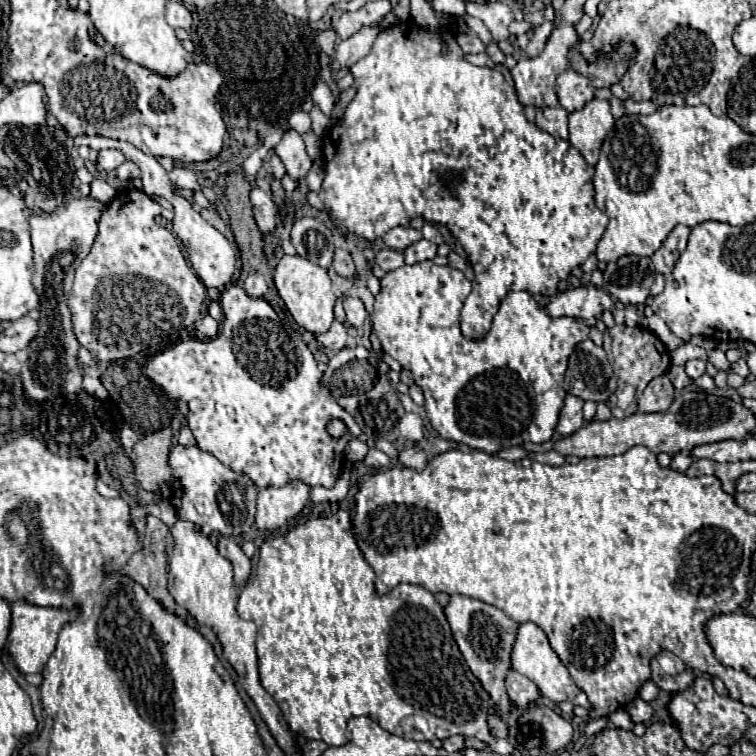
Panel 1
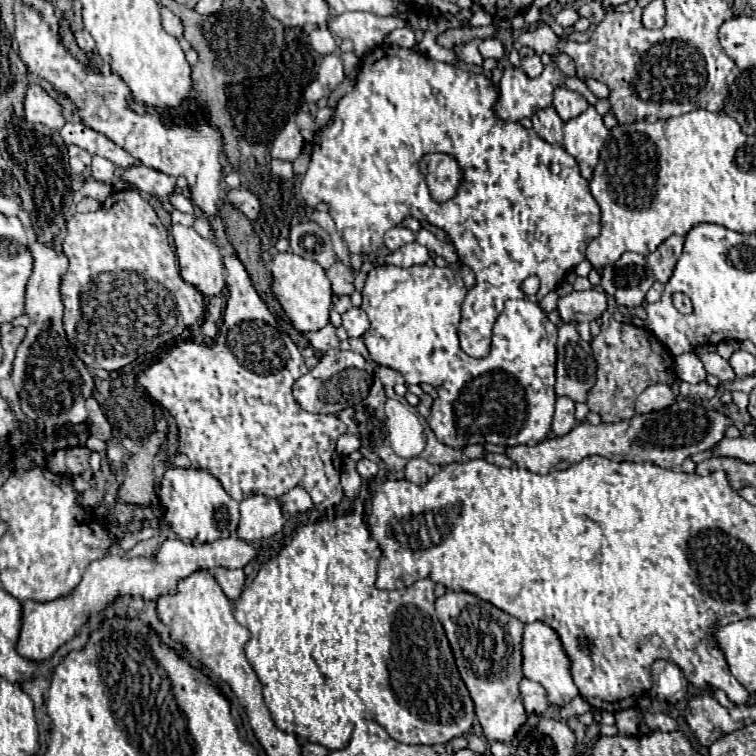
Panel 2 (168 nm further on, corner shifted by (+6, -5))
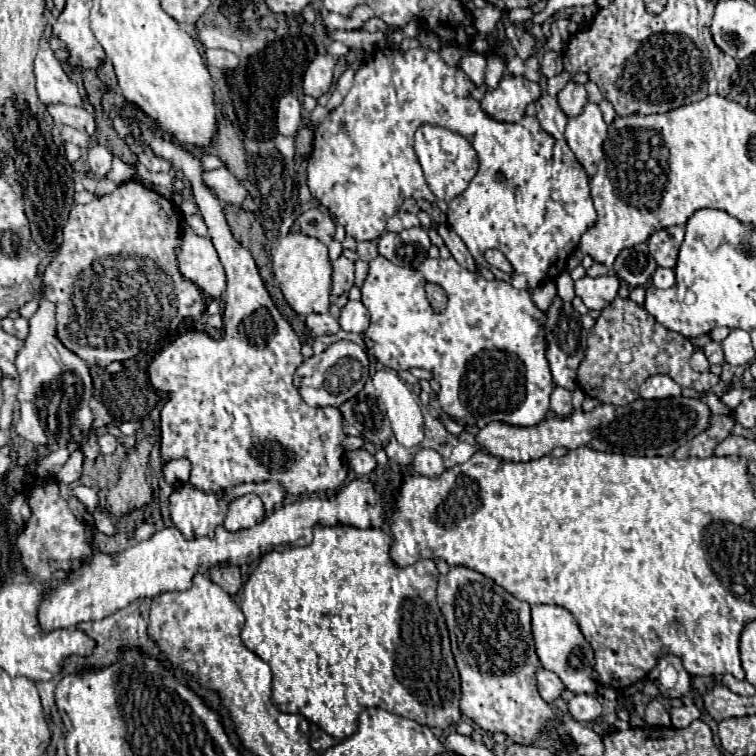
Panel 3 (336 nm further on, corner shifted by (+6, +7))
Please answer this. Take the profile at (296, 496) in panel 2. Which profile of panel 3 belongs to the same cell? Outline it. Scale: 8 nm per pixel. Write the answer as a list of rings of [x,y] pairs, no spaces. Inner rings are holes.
[[[263,482],[263,484],[241,484],[241,486],[235,486],[235,488],[231,488],[225,494],[225,500],[237,498],[237,496],[243,496],[243,494],[249,494],[249,492],[257,494],[263,500],[263,506],[265,506],[267,514],[271,514],[287,498],[287,492],[285,492],[285,488],[281,488],[281,484]]]

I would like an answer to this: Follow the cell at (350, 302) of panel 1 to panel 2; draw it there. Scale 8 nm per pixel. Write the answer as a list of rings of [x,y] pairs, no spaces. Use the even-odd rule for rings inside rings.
[[[351,308],[343,314],[343,328],[347,330],[349,338],[359,338],[369,328],[367,314],[361,308]]]

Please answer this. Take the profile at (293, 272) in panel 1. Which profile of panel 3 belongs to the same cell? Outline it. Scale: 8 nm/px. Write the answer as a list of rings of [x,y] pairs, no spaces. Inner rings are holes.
[[[291,232],[279,240],[271,260],[273,260],[273,274],[279,282],[279,288],[287,304],[297,314],[301,316],[325,314],[329,310],[331,260],[327,256],[327,248],[317,238],[309,238],[301,232]]]

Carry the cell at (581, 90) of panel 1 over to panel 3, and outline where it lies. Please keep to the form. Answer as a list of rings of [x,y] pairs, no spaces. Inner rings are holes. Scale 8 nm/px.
[[[569,82],[559,94],[557,94],[557,100],[561,104],[561,110],[567,114],[567,116],[577,116],[583,112],[585,104],[587,104],[587,90],[583,84],[577,84],[577,82]]]

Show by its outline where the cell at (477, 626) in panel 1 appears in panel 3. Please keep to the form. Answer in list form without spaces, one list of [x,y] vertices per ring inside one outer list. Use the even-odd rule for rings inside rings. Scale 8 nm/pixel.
[[[455,566],[449,574],[439,578],[437,602],[451,632],[451,648],[461,674],[461,712],[487,732],[503,732],[517,744],[533,742],[543,732],[553,712],[535,686],[535,670],[539,660],[531,638],[529,604],[517,600],[493,580],[465,566]]]

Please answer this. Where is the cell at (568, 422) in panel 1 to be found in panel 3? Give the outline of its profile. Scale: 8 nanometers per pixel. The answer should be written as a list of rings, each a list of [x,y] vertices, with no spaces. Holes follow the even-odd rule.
[[[555,386],[553,394],[551,394],[551,410],[553,410],[557,416],[569,416],[569,414],[573,412],[571,392],[569,392],[567,388]]]

